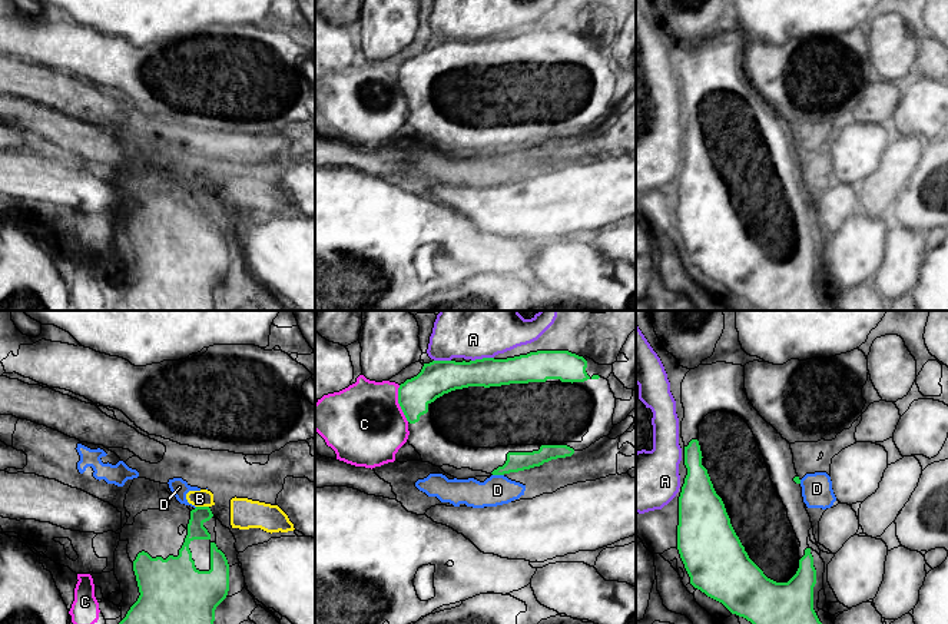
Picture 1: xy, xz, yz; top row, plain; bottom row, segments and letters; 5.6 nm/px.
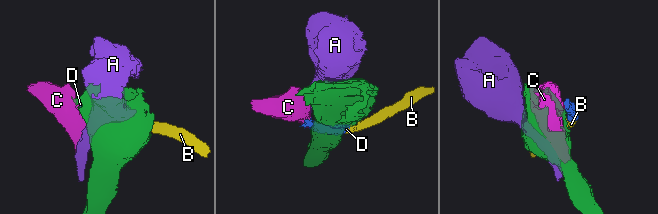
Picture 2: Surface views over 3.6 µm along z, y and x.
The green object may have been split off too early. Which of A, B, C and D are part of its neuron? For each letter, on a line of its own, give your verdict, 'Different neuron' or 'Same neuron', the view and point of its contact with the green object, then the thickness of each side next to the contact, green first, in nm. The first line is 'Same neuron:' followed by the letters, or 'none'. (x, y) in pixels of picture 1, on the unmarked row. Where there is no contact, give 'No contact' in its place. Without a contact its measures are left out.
Same neuron: none
A: Different neuron. Touches green at xz (481, 39). Thickness 190 nm (green) against 220 nm
B: Different neuron. Touches green at xy (202, 186). Thickness 100 nm (green) against 100 nm
C: Different neuron. Touches green at xz (398, 82). Thickness 190 nm (green) against 460 nm
D: Different neuron. Touches green at xz (499, 153). Thickness 110 nm (green) against 170 nm

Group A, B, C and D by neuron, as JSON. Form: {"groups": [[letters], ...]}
{"groups": [["A"], ["B", "D"], ["C"]]}

